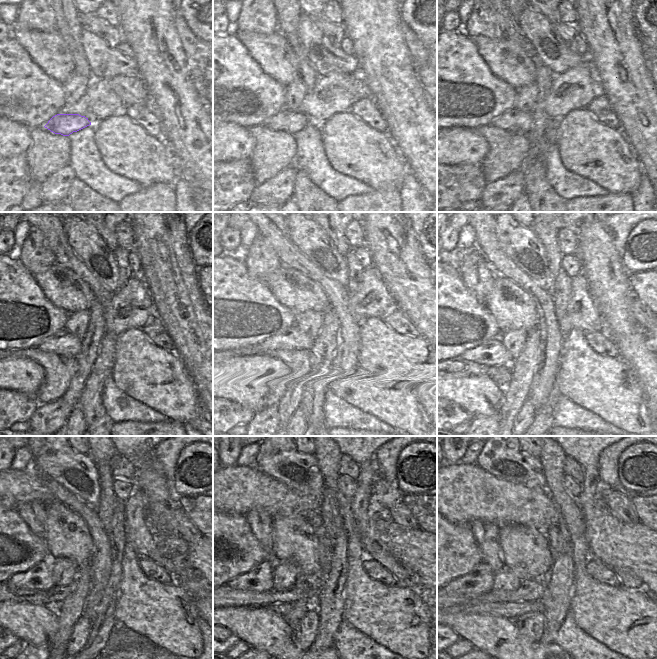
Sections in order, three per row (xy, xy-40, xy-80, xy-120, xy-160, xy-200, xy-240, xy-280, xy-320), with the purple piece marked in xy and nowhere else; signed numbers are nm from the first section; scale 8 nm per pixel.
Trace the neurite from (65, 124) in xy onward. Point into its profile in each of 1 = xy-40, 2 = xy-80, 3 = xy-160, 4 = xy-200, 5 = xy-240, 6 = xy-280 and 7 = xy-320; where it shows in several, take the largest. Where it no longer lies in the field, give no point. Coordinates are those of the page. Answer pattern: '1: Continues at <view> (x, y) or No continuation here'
1: Continues at xy-40 (289, 121)
2: Continues at xy-80 (515, 121)
3: Continues at xy-160 (287, 341)
4: Continues at xy-200 (491, 353)
5: Continues at xy-240 (39, 577)
6: Continues at xy-280 (259, 579)
7: Continues at xy-320 (479, 581).

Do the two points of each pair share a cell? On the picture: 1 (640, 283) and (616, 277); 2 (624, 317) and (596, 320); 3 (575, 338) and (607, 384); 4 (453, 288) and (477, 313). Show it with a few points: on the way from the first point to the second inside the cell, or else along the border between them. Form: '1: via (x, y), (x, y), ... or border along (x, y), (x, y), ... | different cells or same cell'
1: border along (629, 274), (629, 284), (637, 296) | different cells
2: border along (593, 300), (599, 314), (613, 331), (615, 340) | different cells
3: via (575, 350), (576, 354), (595, 373) | same cell
4: via (458, 294), (471, 307) | same cell

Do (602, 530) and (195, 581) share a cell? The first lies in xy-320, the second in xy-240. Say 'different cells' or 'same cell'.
different cells

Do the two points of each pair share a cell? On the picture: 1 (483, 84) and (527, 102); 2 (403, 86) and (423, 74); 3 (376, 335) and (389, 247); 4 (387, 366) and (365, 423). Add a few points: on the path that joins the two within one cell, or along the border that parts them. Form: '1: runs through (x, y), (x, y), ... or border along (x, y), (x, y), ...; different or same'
1: border along (516, 88), (516, 98), (513, 107); different
2: border along (417, 72), (419, 82), (426, 94); different
3: border along (368, 317), (377, 317), (393, 333), (393, 336); different
4: border along (348, 403), (390, 425); different

